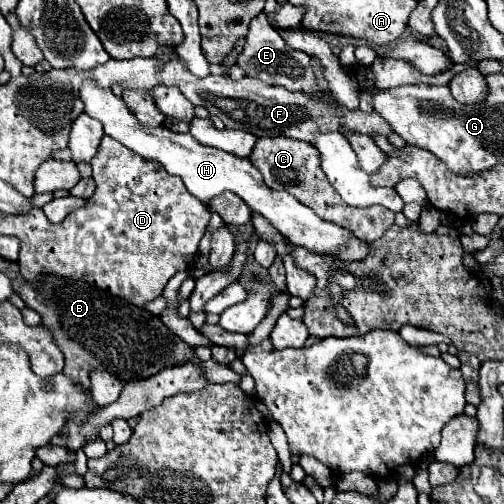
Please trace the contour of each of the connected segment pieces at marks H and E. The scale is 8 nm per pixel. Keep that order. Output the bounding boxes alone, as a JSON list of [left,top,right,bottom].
[[79,79,367,261],[237,13,315,91]]

